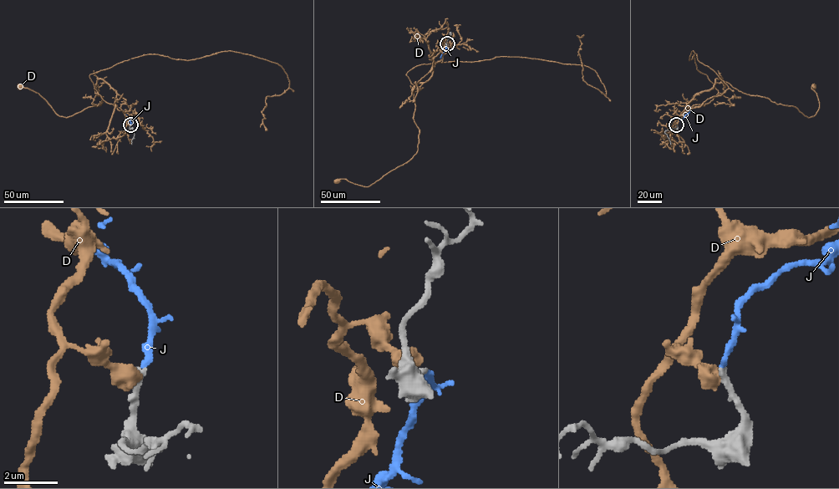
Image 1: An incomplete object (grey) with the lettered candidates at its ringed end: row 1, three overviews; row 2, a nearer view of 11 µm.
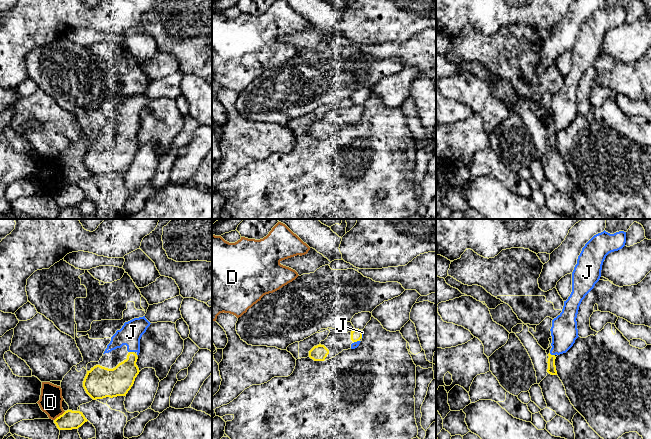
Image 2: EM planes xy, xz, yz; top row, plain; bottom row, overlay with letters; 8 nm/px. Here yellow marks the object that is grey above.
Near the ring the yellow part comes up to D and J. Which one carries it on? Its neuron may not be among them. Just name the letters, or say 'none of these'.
J

